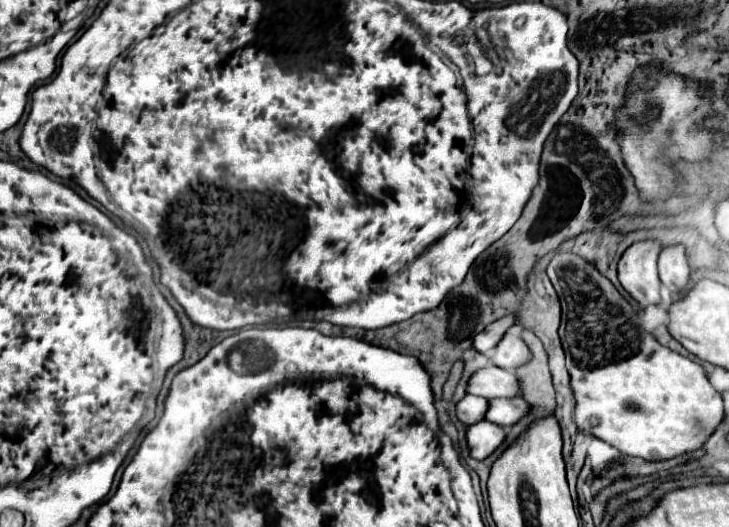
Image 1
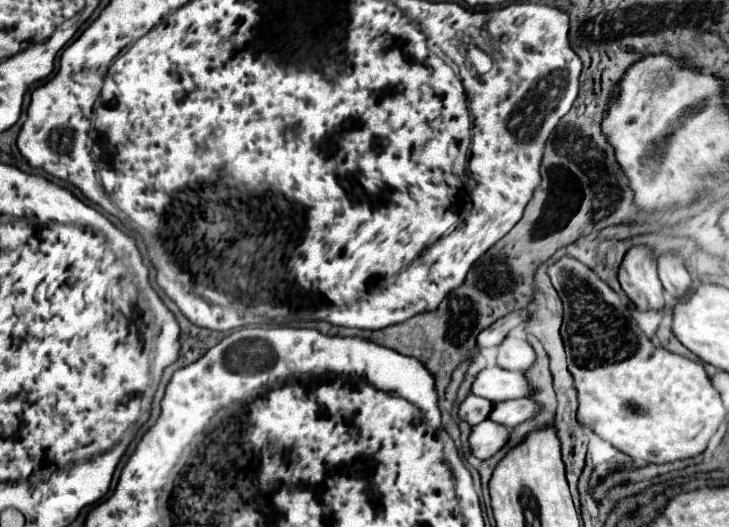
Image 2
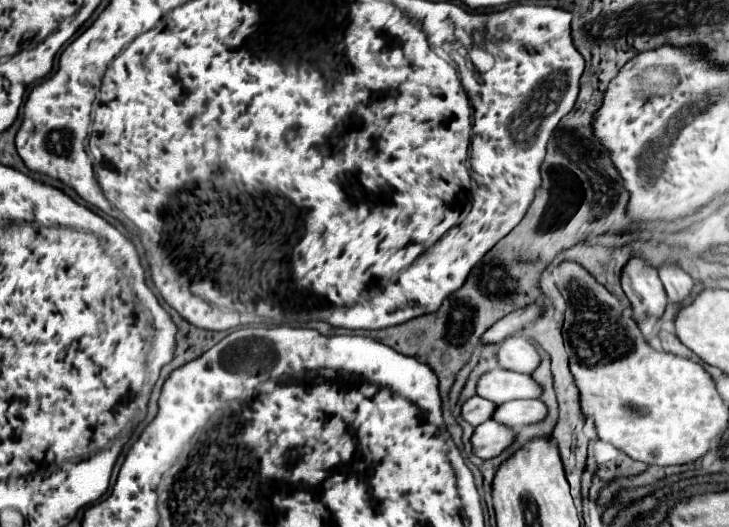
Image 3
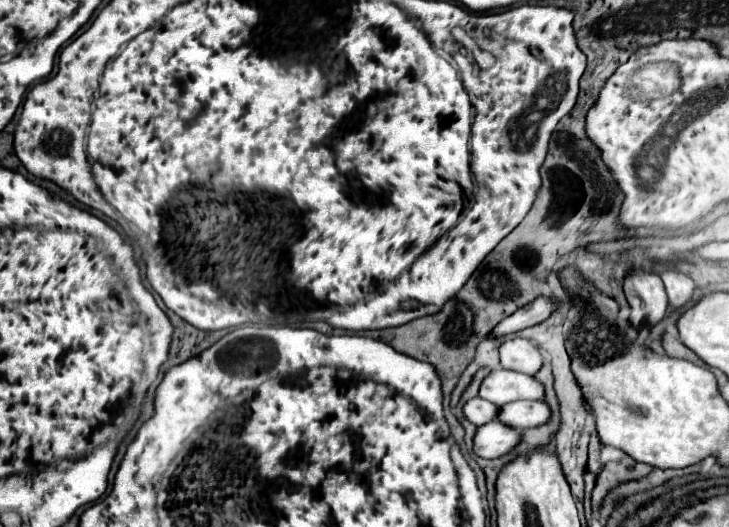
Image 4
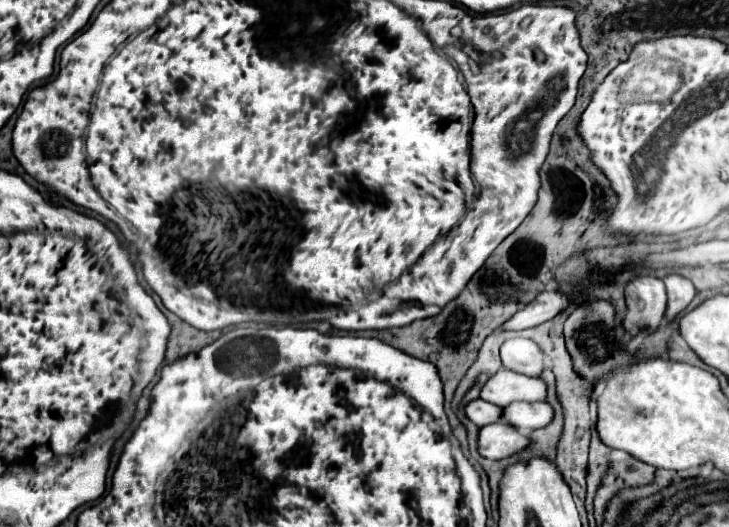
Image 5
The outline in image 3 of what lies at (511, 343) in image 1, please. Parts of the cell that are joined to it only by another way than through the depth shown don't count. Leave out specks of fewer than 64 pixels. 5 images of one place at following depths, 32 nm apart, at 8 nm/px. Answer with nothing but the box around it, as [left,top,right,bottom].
[498,336,540,374]

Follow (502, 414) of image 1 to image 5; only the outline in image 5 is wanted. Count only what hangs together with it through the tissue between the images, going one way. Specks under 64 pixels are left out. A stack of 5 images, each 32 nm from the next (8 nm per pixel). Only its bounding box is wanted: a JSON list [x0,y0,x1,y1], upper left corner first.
[504,402,554,436]

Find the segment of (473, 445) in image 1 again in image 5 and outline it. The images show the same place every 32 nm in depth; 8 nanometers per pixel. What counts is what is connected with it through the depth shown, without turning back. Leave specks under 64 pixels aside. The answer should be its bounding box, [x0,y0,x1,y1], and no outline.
[478,422,530,460]

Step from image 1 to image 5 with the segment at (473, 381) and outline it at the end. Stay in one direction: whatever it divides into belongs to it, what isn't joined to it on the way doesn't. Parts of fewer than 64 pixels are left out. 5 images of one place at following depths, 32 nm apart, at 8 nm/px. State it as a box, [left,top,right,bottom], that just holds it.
[480,370,546,408]

